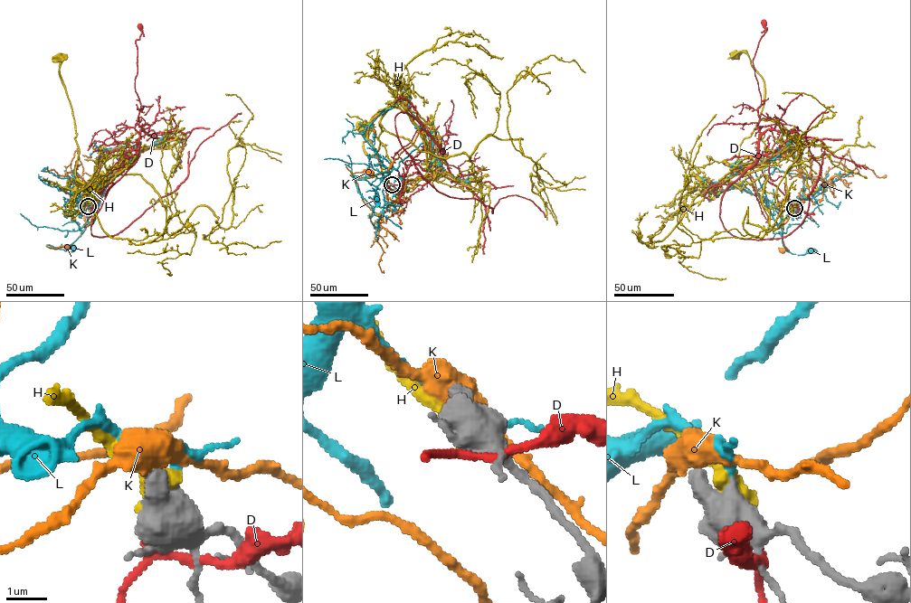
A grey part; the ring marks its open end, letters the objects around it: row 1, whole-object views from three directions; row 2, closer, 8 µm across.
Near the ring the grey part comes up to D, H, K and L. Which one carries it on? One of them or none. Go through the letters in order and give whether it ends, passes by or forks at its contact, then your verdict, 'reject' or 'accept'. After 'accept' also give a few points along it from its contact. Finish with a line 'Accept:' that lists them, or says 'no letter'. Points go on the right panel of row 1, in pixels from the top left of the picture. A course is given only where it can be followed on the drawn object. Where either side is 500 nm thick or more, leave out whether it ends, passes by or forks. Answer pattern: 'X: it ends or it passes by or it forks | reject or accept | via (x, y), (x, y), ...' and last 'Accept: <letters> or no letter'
D: it passes by | reject
H: reject
K: reject
L: it passes by | accept
Accept: L

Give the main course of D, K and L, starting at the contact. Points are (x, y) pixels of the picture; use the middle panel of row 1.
D: (391, 185), (403, 181), (422, 149), (444, 152), (439, 149), (441, 144), (443, 155)
K: (391, 183), (385, 182), (389, 171), (368, 178), (356, 178), (350, 174), (371, 173)
L: (392, 184), (387, 174), (392, 171), (370, 176), (351, 174), (367, 181), (377, 193), (377, 199)

